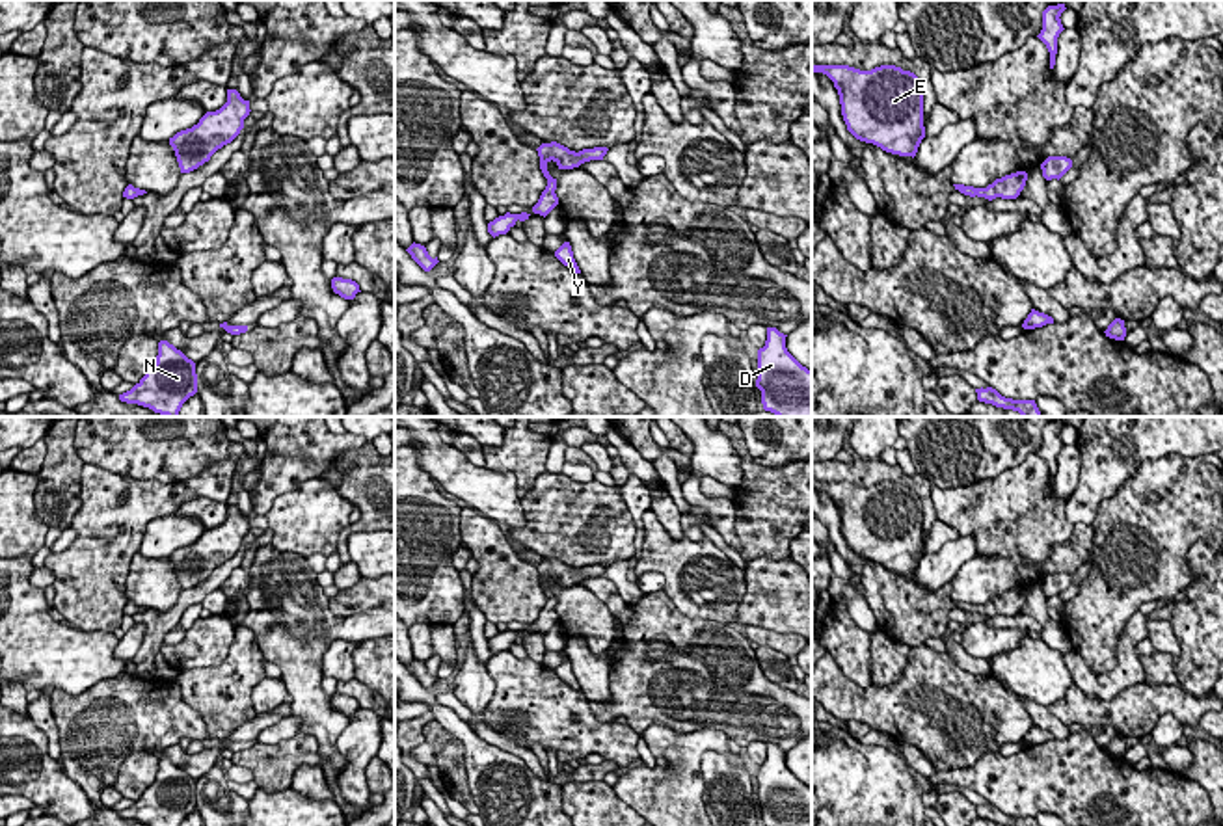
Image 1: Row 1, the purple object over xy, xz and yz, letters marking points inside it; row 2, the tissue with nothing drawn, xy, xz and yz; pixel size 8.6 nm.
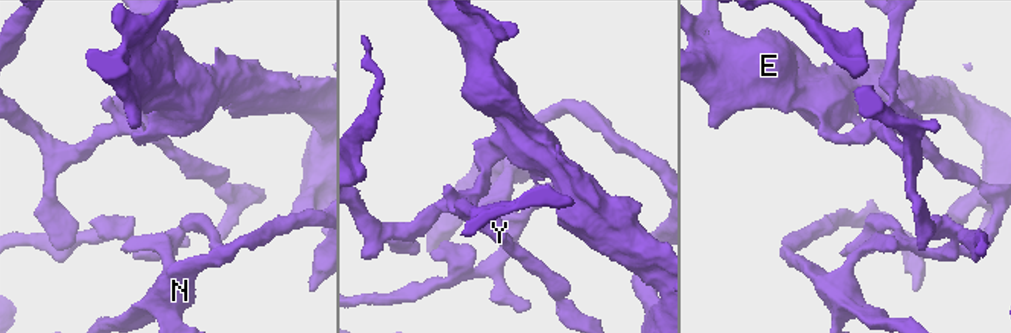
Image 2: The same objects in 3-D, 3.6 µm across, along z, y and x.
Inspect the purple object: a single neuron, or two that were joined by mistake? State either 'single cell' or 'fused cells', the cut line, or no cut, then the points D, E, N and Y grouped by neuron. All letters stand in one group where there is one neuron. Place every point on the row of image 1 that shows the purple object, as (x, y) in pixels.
single cell | no cut | D E N Y

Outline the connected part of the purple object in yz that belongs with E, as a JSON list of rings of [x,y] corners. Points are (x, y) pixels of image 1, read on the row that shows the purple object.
[[[813,65],[838,89],[847,130],[886,153],[916,156],[923,127],[923,89],[918,76],[895,65],[860,71],[849,65]]]

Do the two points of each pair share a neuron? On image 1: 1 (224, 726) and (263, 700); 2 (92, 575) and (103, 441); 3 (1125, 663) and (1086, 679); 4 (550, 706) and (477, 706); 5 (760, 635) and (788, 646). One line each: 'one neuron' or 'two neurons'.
1: two neurons
2: two neurons
3: one neuron
4: two neurons
5: one neuron

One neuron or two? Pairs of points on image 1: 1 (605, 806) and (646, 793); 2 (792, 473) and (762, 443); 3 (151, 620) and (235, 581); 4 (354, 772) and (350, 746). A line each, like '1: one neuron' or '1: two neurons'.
1: two neurons
2: two neurons
3: two neurons
4: one neuron

